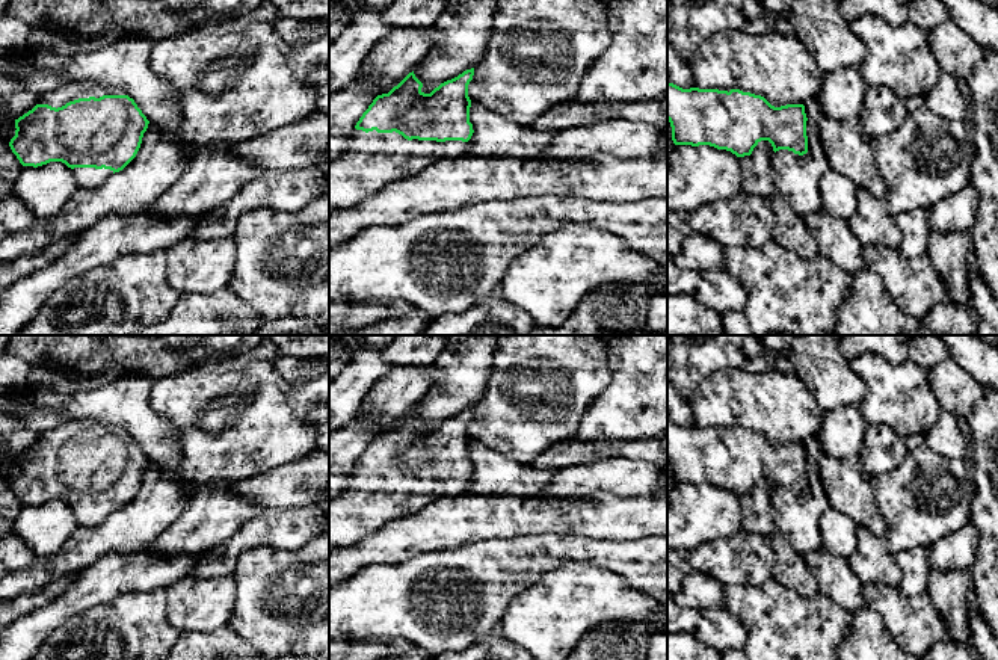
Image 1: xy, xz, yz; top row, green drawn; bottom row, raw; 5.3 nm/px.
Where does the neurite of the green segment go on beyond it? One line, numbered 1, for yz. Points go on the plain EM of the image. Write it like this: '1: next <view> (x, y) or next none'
1: next none

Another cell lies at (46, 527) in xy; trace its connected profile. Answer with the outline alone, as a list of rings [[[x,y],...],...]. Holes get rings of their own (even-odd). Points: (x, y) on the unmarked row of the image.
[[[62,500],[38,506],[23,504],[14,520],[14,535],[20,536],[36,557],[57,553],[77,527],[72,507]]]

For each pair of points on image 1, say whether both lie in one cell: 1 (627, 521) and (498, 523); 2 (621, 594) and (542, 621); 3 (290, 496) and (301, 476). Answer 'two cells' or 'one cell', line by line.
1: one cell
2: one cell
3: one cell

